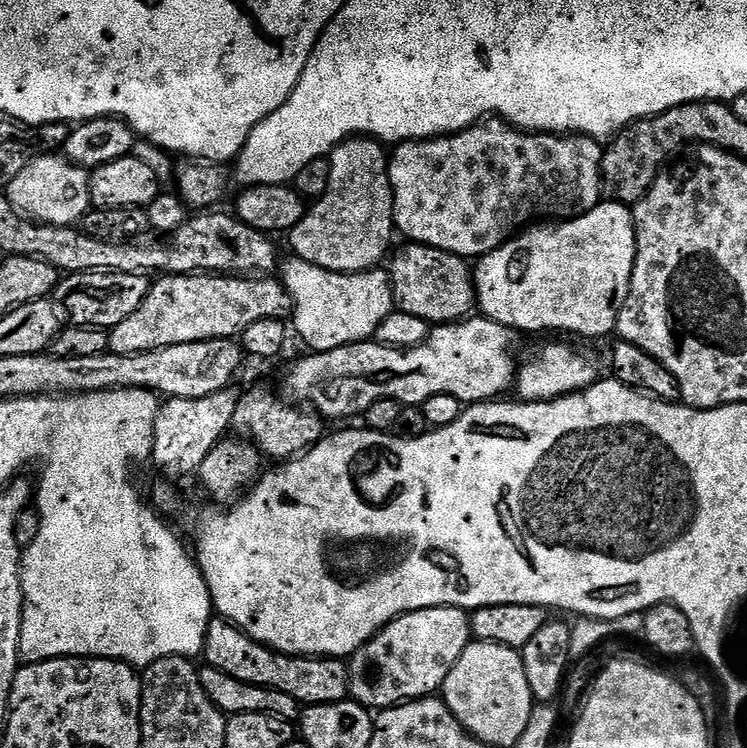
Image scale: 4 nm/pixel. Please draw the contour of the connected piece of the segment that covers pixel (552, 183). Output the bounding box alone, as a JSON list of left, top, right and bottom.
[388,118,604,258]

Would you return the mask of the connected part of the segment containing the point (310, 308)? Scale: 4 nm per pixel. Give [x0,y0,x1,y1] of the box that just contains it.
[282,258,393,352]

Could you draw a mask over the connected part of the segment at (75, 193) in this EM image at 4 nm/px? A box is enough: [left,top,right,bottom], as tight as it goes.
[6,154,92,228]

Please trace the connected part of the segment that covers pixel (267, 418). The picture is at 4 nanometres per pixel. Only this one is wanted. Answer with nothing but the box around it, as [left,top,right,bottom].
[232,388,325,462]

